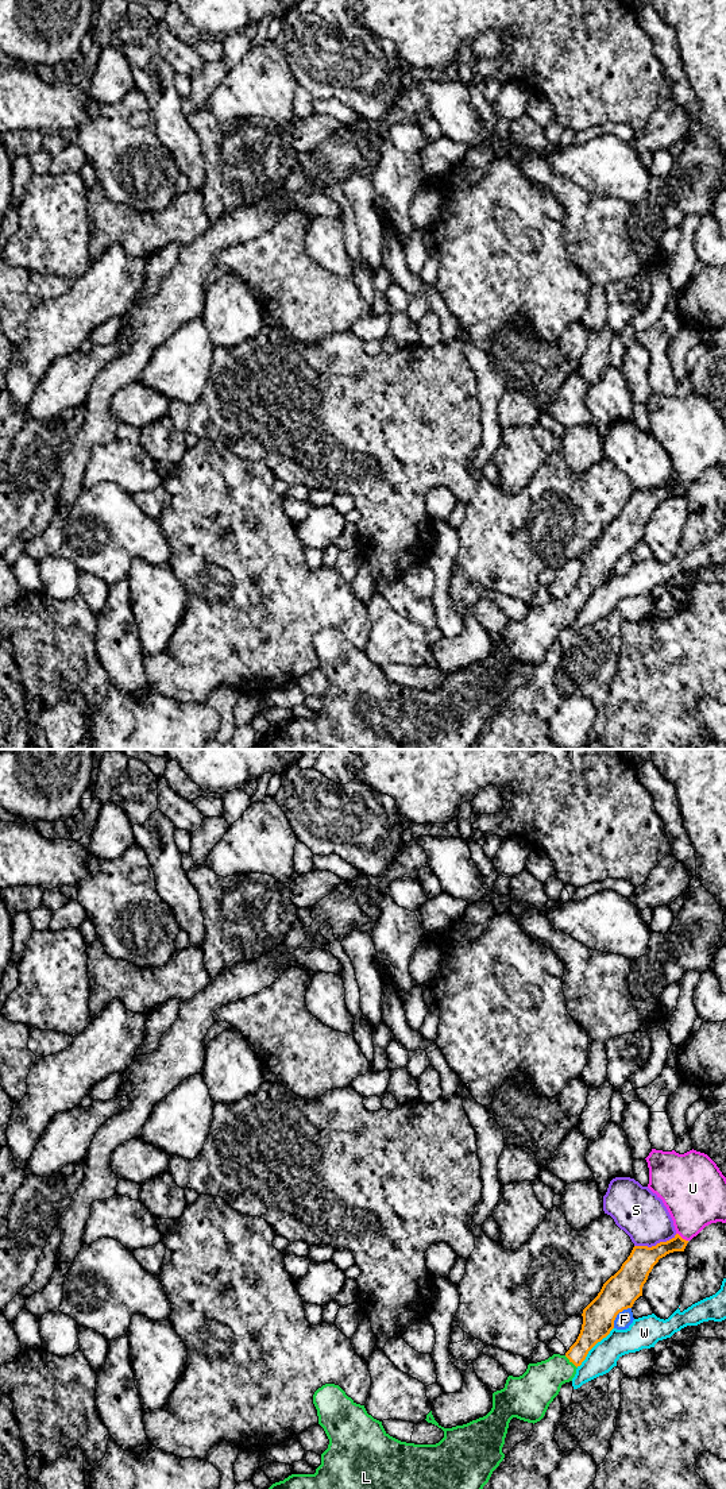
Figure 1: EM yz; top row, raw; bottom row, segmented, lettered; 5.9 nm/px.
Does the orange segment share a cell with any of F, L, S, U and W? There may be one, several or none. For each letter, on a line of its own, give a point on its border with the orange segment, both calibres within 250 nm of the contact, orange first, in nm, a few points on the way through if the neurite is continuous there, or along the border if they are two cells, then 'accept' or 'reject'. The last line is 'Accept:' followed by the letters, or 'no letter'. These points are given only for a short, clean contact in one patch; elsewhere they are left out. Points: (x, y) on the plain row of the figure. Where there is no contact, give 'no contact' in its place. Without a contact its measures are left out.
F: contact yz (617, 558); calibres 200 and 100 nm; reject
L: contact yz (571, 605); calibres 160 and 240 nm; way yz (595, 571), (571, 605), (540, 628); accept
S: contact yz (656, 489); calibres 170 and 280 nm; border yz (676, 478), (651, 490), (634, 490); reject
U: contact yz (680, 481); calibres 140 and 360 nm; reject
W: contact yz (593, 590); calibres 190 and 170 nm; reject
Accept: L

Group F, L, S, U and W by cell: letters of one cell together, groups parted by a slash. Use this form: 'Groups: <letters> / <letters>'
Groups: F / L / S / U / W

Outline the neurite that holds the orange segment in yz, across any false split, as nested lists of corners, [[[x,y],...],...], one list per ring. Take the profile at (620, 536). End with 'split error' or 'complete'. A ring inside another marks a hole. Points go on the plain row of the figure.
[[[676,478],[672,483],[652,491],[634,490],[621,513],[603,528],[598,540],[583,553],[582,574],[569,594],[564,599],[553,598],[545,605],[529,607],[526,616],[520,621],[509,620],[505,632],[493,637],[493,652],[483,661],[463,670],[444,672],[435,664],[430,655],[425,664],[444,675],[444,682],[436,688],[406,687],[390,680],[382,666],[368,659],[364,649],[356,648],[339,629],[323,629],[313,639],[318,668],[329,683],[328,693],[321,698],[321,709],[314,718],[291,718],[283,725],[273,728],[262,737],[255,749],[474,749],[493,715],[505,702],[502,691],[510,664],[517,661],[533,668],[540,666],[559,639],[561,629],[572,625],[588,595],[614,572],[617,559],[632,552],[634,545],[642,540],[642,531],[659,504],[673,495],[684,495],[687,487],[688,485]]]; split error

